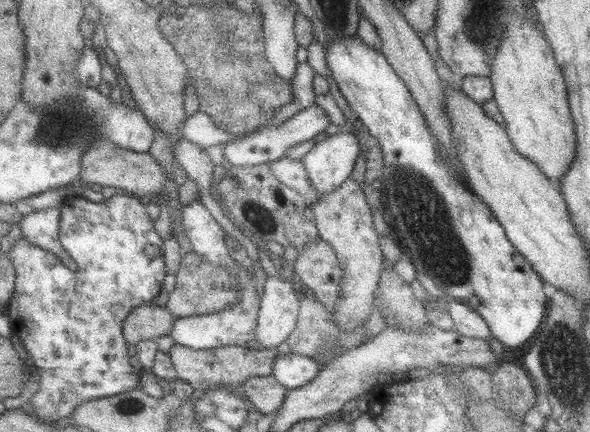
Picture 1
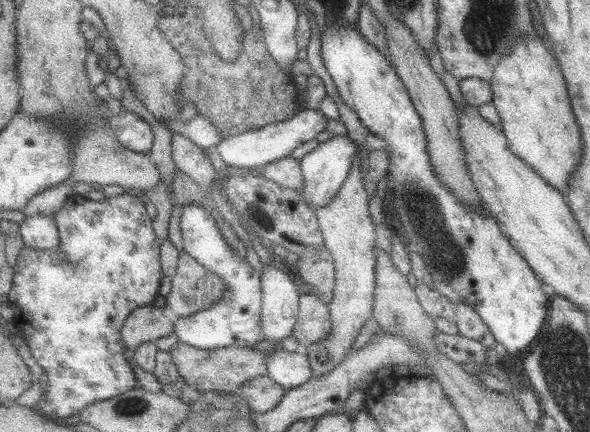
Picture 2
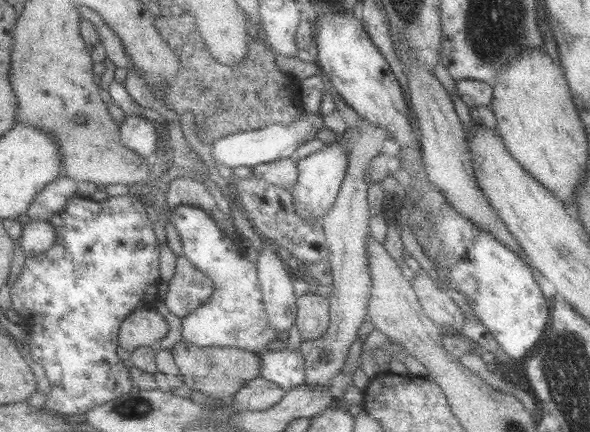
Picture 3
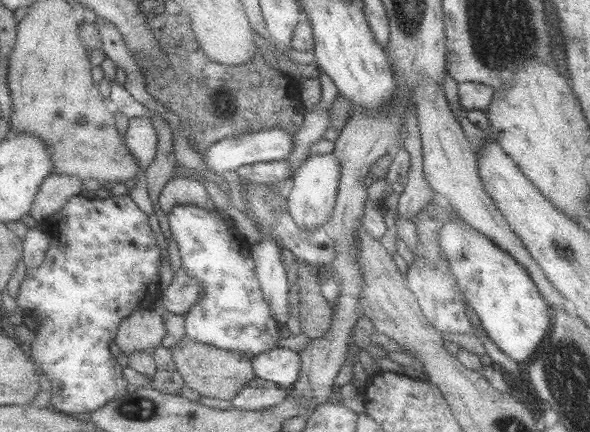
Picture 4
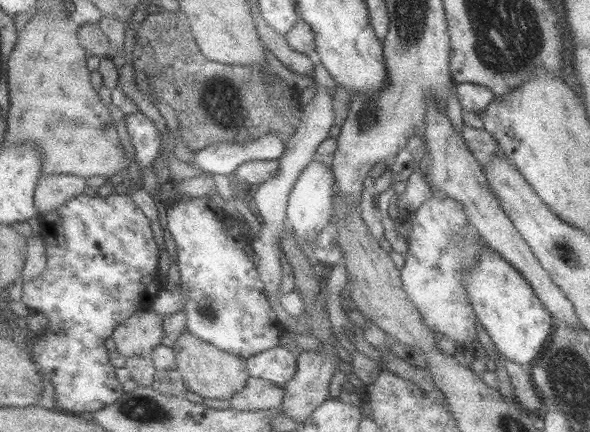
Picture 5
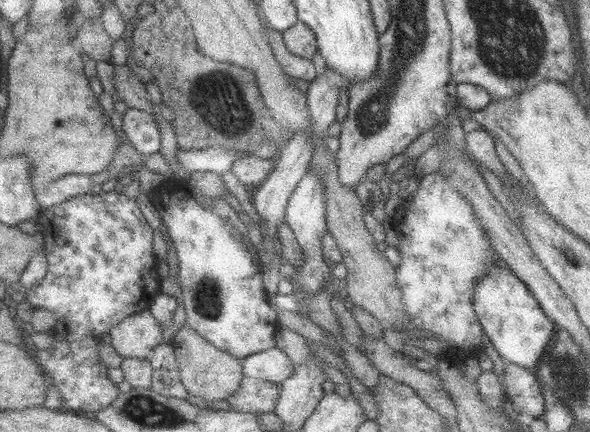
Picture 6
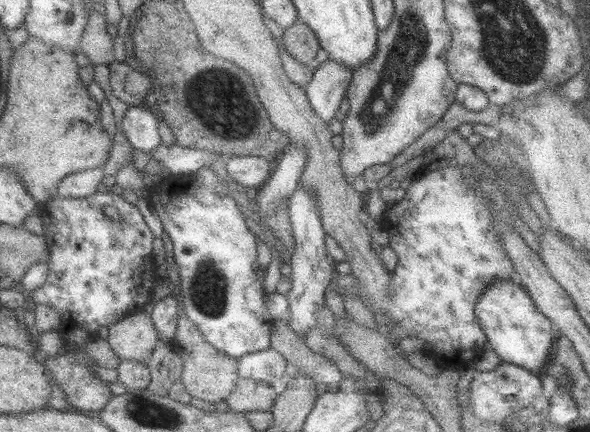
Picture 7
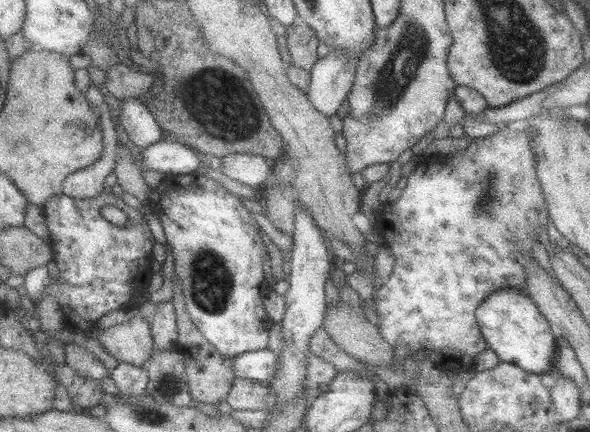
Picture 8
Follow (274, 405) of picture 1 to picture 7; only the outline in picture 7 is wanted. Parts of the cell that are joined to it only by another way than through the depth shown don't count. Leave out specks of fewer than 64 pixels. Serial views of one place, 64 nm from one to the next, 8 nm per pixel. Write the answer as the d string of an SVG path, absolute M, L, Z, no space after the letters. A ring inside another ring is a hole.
M240 377L226 402L235 413L272 411L277 397L271 383Z

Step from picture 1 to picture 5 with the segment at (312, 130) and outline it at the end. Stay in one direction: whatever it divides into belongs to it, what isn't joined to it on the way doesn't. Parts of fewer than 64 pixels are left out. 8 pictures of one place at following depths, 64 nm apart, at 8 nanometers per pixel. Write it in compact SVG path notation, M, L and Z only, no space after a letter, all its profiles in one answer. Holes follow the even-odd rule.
M279 134L261 136L246 144L216 143L205 149L193 149L191 165L213 176L231 176L245 162L281 159L286 147Z

